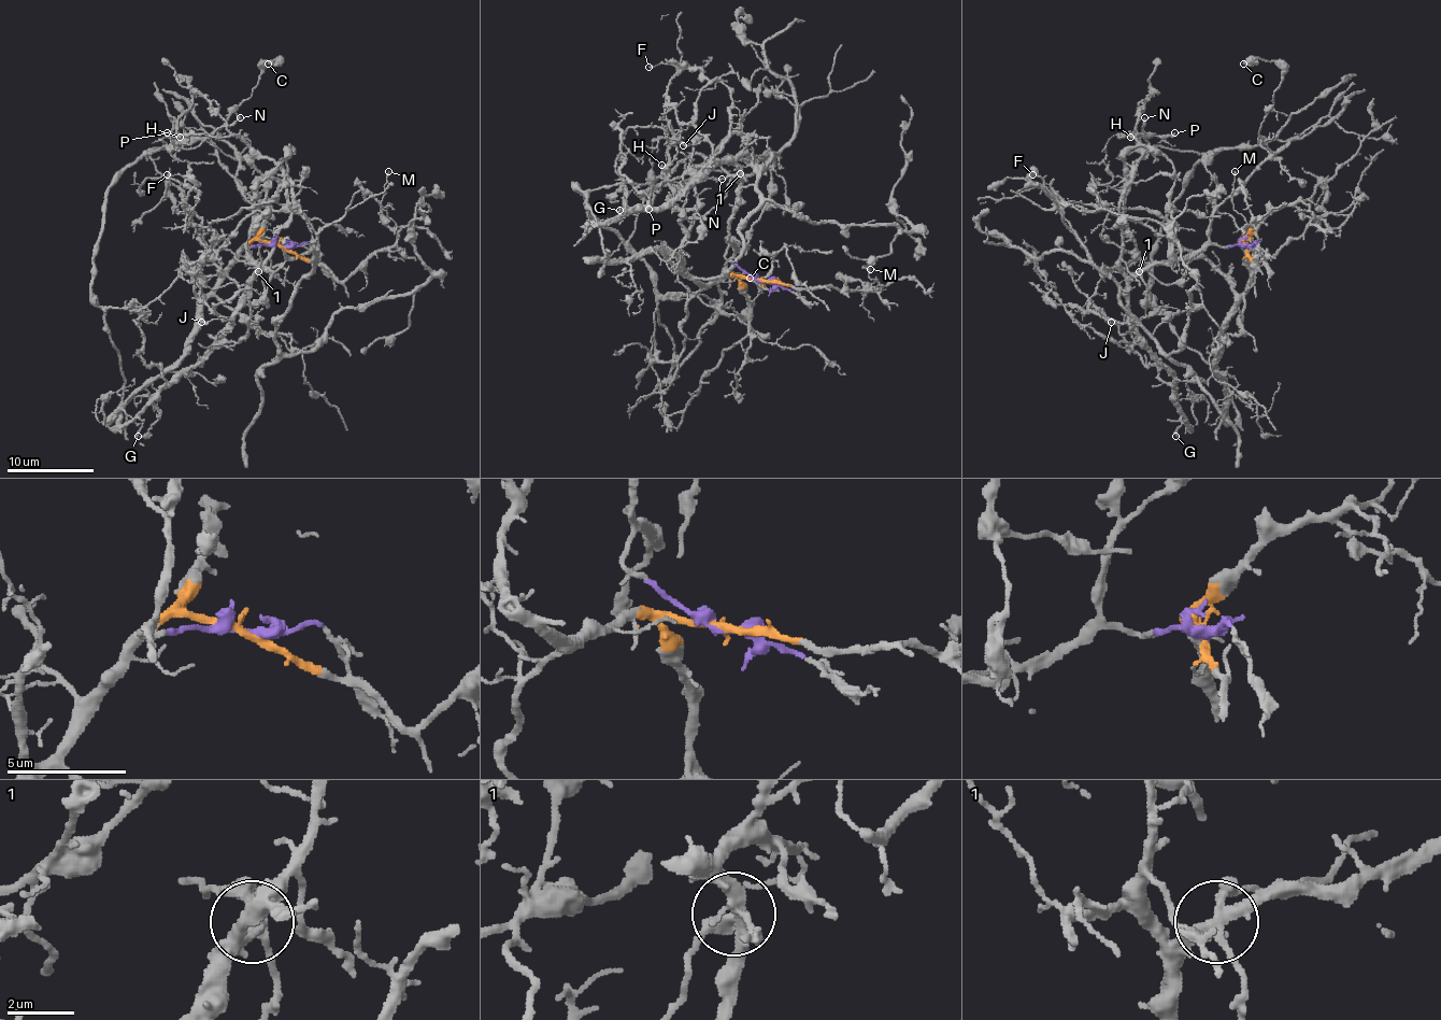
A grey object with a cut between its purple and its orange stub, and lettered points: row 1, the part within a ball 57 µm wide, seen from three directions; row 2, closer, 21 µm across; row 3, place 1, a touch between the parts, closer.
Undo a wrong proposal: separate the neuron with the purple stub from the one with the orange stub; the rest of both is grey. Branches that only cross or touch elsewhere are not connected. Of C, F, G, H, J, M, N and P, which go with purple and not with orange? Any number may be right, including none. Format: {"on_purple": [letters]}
{"on_purple": ["C", "G", "H", "J", "N", "P"]}

